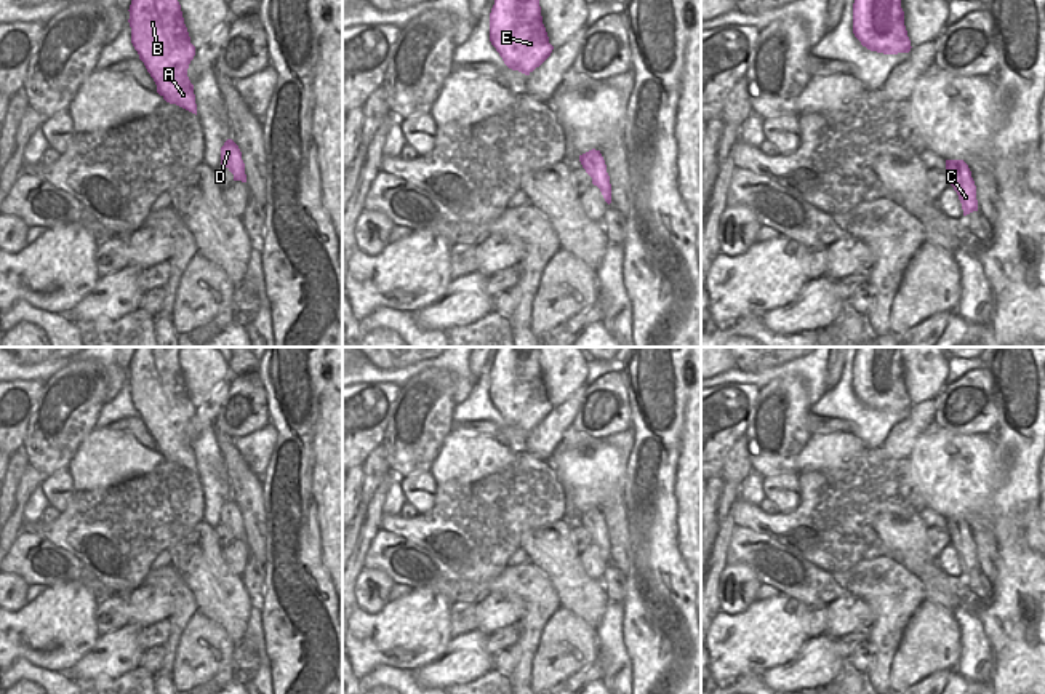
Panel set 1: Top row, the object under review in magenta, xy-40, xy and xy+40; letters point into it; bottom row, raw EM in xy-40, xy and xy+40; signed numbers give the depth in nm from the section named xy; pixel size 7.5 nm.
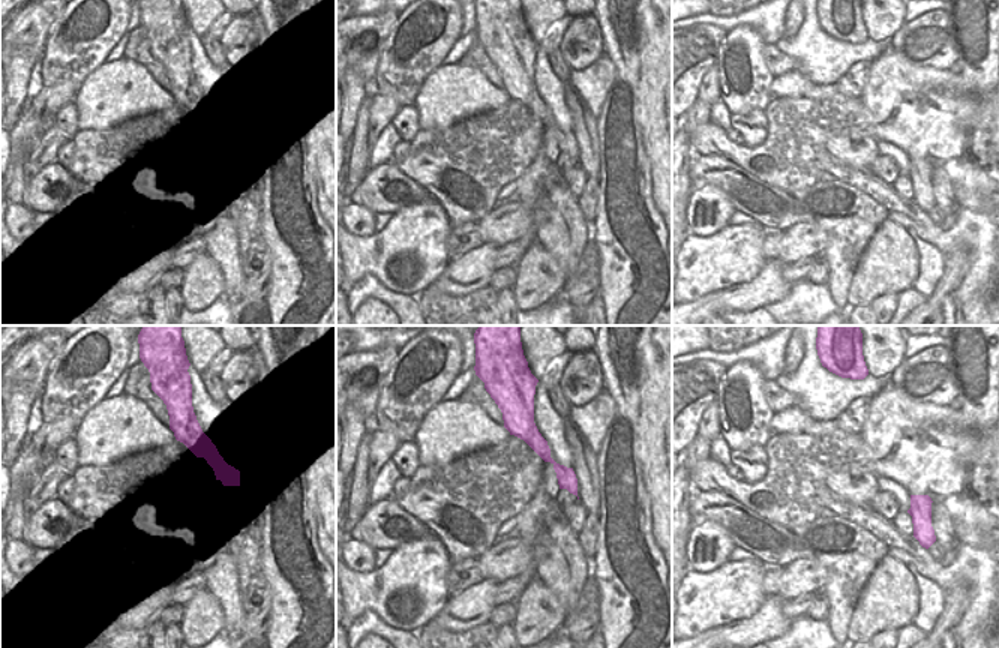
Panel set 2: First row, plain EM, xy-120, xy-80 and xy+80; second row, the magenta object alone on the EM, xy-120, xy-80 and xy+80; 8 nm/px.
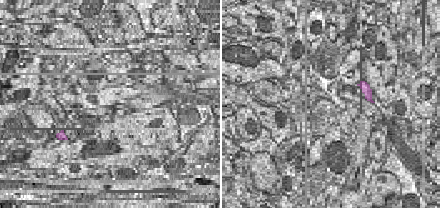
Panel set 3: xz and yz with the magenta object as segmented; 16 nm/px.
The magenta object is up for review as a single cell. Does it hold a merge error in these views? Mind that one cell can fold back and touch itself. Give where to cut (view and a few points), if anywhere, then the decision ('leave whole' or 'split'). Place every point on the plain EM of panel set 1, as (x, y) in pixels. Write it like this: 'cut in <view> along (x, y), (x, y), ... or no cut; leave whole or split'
no cut; leave whole

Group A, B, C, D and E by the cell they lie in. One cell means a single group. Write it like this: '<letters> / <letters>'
A B C D E

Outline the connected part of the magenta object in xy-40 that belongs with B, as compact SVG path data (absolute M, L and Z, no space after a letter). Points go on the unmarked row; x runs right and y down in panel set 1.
M136 347L130 363L131 401L157 443L157 451L197 473L187 427L195 414L178 360L181 347Z

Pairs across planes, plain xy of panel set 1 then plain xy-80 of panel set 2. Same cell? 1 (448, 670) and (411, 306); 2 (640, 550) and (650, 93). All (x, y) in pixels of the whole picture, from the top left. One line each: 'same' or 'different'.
1: different
2: different

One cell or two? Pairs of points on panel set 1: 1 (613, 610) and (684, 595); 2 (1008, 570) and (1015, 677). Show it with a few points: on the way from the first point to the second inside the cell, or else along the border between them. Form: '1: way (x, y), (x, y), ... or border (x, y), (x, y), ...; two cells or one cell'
1: border (620, 603), (623, 610), (623, 642), (626, 645); two cells
2: way (1015, 597), (1015, 650); one cell

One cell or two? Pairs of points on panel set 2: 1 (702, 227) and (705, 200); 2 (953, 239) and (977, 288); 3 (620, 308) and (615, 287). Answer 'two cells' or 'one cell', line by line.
1: one cell
2: one cell
3: one cell

